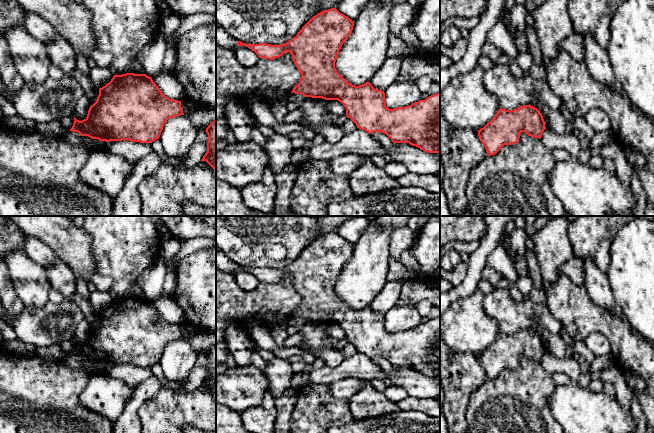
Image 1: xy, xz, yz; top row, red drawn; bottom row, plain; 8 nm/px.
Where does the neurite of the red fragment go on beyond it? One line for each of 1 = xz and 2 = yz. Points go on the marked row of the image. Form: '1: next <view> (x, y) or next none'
1: next none
2: next none

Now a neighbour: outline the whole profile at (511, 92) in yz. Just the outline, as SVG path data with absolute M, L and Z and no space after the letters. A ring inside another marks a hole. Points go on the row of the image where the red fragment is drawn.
M494 64L484 72L483 87L494 95L499 107L514 110L520 106L531 105L541 110L546 105L550 110L559 110L562 100L550 88L546 80L537 80L529 74L516 78L510 68Z

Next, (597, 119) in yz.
M593 108L583 118L596 133L611 131L611 121L608 115L602 110Z

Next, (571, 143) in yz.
M546 128L540 138L543 145L550 149L563 149L566 150L571 159L577 159L581 151L580 139L574 134L559 135Z

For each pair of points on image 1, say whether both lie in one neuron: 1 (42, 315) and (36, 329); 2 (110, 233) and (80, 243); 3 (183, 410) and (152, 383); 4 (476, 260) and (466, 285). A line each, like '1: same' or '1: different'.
1: same
2: different
3: different
4: same

